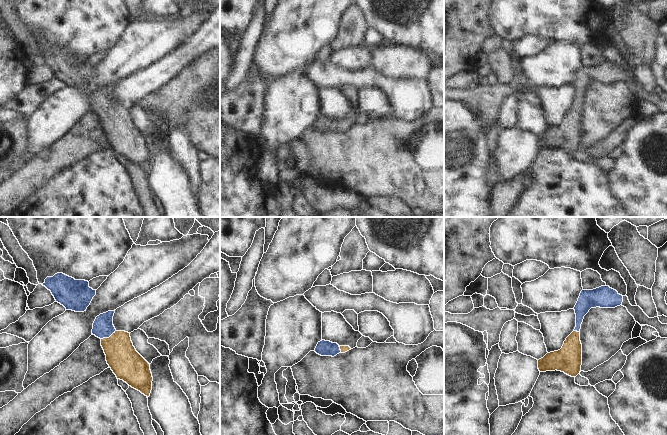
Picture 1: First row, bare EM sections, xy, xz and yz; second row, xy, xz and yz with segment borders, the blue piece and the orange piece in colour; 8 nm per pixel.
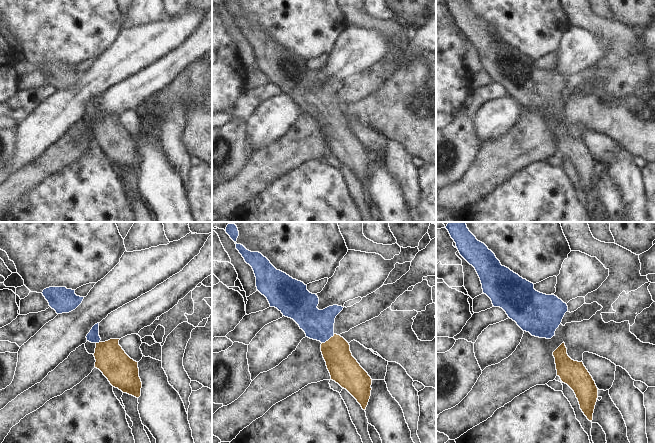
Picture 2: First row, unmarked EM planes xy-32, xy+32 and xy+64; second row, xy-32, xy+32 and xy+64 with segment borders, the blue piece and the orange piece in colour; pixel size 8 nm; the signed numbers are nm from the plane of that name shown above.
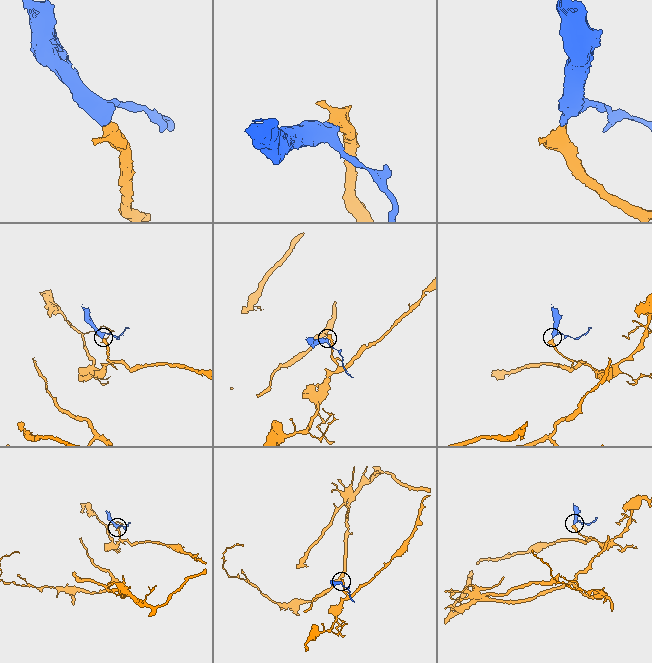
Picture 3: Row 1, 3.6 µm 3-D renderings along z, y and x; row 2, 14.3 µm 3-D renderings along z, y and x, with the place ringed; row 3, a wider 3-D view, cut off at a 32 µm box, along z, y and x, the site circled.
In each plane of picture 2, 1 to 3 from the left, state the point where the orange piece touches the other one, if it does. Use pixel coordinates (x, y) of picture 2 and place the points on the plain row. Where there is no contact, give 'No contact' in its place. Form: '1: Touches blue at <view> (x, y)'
1: Touches blue at xy-32 (97, 118)
2: Touches blue at xy+32 (328, 115)
3: No contact.

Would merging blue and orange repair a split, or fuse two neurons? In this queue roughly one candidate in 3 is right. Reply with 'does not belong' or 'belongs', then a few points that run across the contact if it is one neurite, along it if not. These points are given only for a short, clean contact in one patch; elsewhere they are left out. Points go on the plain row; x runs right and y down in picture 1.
belongs | xy (103, 103), (108, 113), (118, 123), (121, 132)

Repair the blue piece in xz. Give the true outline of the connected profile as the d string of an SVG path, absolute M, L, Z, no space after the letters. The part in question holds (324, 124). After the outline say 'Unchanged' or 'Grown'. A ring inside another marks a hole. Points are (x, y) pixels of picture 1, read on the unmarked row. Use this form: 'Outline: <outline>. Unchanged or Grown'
Outline: M322 116L318 118L315 128L321 132L336 132L339 129L345 129L351 126L349 122L339 122L337 119Z. Grown.

